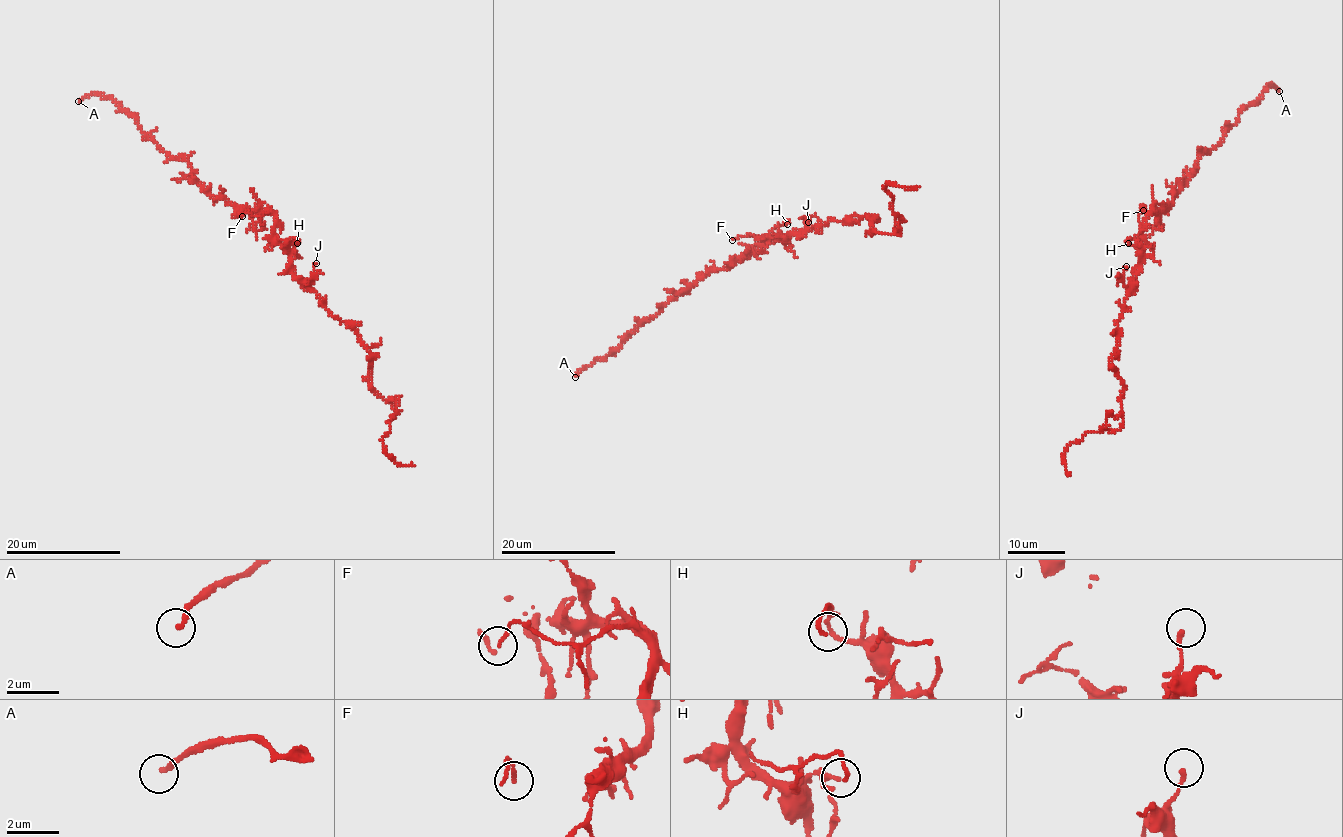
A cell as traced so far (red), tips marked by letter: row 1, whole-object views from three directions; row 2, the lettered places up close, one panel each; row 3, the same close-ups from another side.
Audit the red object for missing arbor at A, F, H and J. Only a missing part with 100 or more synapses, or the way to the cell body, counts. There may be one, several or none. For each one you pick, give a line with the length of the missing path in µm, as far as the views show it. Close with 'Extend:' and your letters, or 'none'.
Extend: none

